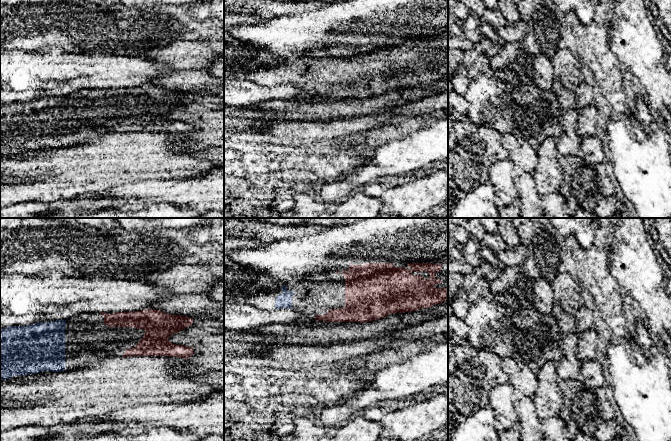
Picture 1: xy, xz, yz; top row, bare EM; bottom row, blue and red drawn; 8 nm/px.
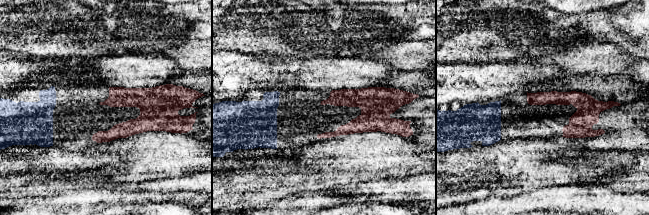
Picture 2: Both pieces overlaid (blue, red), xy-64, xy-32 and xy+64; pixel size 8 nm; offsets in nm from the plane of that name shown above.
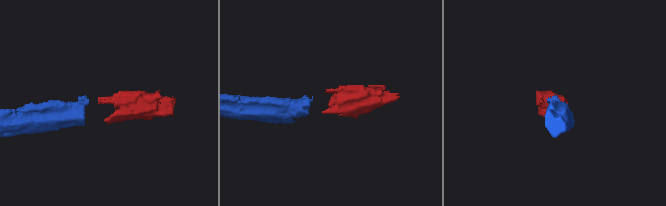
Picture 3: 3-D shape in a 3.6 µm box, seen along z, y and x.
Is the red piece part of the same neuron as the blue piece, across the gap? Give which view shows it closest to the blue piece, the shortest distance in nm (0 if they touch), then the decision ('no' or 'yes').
xz | 200 nm | yes

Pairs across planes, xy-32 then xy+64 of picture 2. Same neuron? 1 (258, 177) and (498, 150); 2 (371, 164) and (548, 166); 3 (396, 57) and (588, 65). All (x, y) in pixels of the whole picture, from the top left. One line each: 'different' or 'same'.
1: same
2: same
3: same

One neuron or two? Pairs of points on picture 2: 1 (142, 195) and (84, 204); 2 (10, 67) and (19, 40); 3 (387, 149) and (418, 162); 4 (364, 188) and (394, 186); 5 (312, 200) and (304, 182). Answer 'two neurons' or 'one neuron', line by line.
1: one neuron
2: two neurons
3: one neuron
4: one neuron
5: two neurons

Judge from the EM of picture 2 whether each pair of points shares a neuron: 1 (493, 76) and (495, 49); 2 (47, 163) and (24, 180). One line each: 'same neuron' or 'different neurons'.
1: different neurons
2: different neurons

